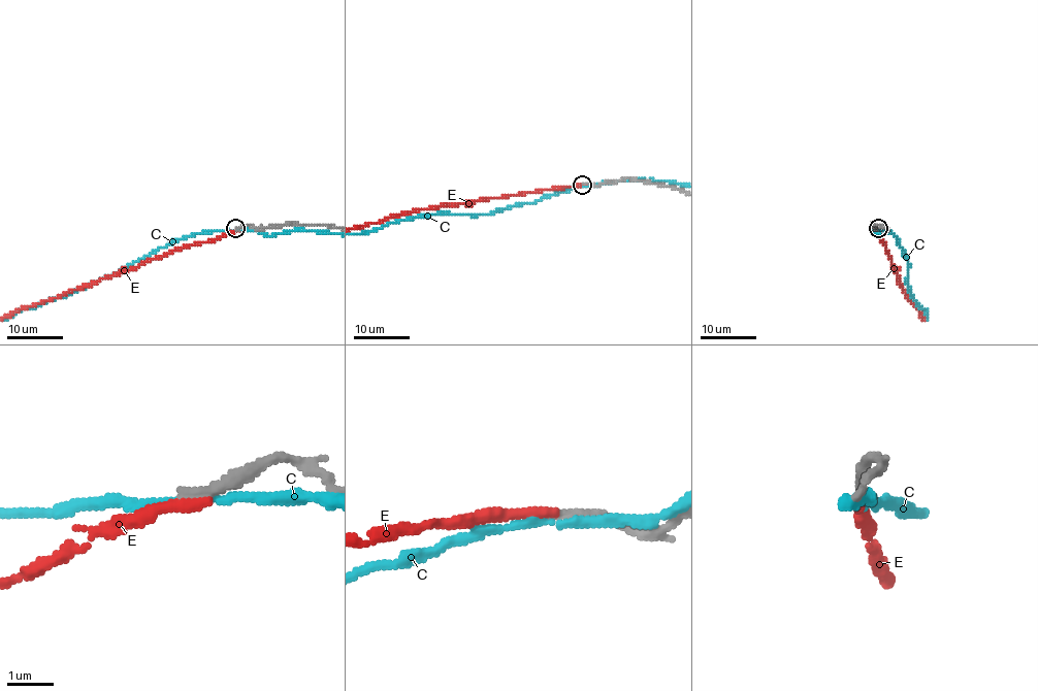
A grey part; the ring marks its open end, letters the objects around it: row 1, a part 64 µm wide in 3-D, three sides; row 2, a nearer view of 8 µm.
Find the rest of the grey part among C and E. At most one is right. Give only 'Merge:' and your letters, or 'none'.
Merge: none

